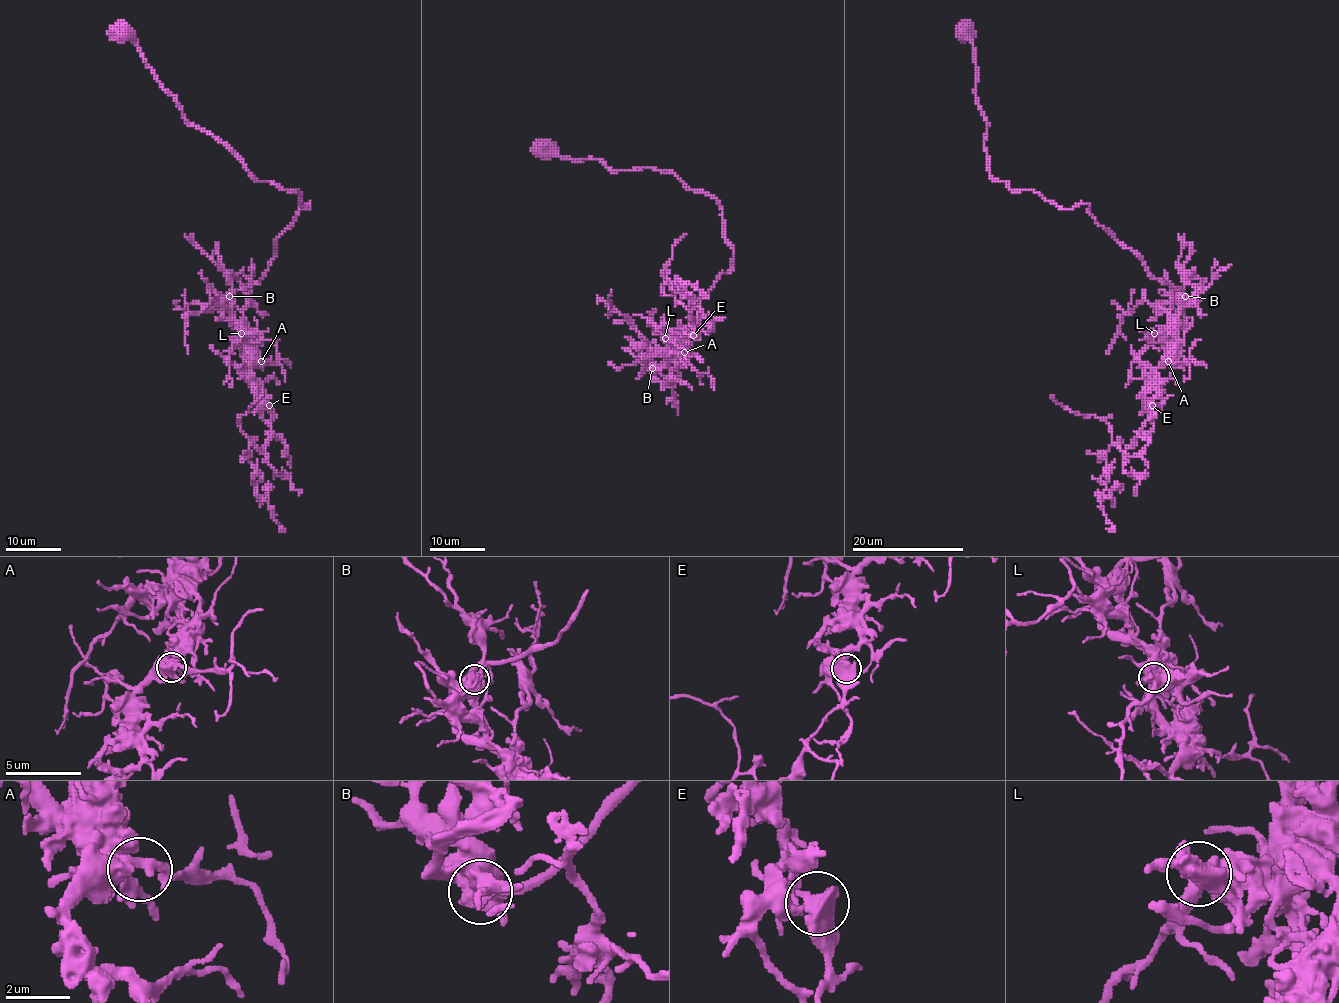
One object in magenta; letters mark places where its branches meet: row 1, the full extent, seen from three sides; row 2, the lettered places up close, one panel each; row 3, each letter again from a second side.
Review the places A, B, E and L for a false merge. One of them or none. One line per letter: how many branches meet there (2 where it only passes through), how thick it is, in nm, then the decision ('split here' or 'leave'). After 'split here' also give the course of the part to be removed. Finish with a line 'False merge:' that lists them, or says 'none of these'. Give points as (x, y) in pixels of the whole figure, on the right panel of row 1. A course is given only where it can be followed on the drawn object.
A: 2 | 420 nm | leave
B: 2 | 600 nm | leave
E: 2 | 600 nm | split here | (1151, 406), (1125, 453), (1112, 445), (1106, 457), (1100, 502), (1112, 527), (1107, 529)
L: 2 | 500 nm | leave
False merge: E

